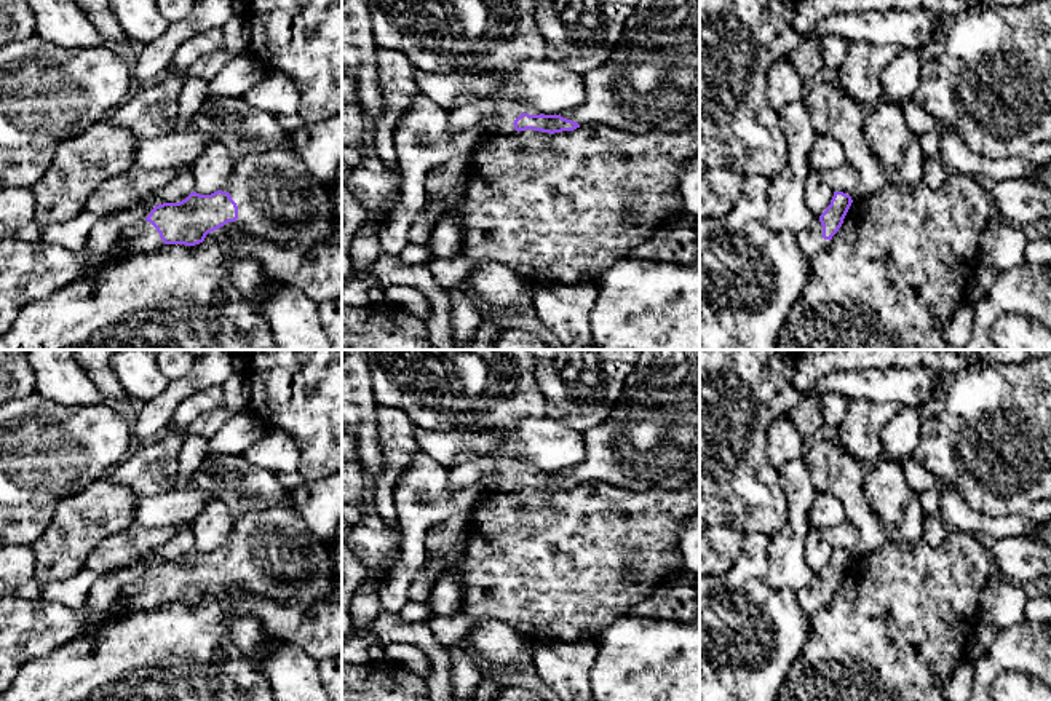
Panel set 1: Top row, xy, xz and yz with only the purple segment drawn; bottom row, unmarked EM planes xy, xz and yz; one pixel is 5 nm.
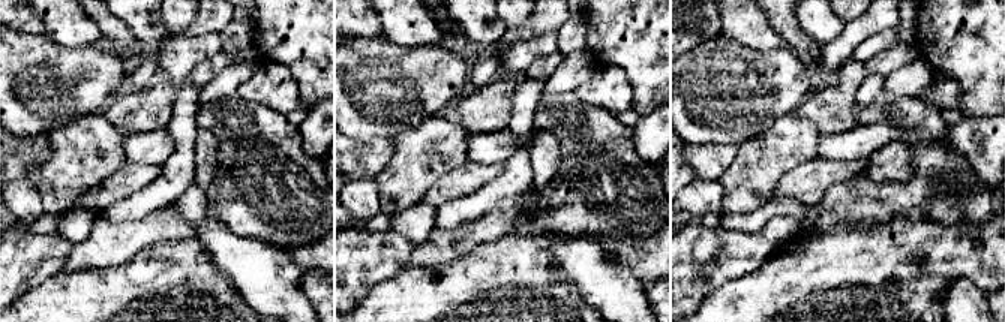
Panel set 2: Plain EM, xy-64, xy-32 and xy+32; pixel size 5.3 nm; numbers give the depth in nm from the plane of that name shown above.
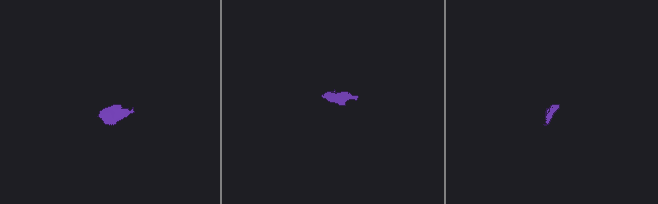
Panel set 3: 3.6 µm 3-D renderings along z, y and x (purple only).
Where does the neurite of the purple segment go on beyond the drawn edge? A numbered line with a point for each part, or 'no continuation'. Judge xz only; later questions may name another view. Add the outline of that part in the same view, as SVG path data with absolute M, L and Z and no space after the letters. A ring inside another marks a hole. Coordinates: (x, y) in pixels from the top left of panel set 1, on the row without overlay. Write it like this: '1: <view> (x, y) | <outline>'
1: xz (650, 439) | M639 350L639 361L610 415L583 431L586 458L562 476L634 492L679 490L700 476L700 350Z
2: xz (508, 467) | M462 450L457 455L455 461L449 466L449 469L452 469L455 465L462 465L478 457L494 457L497 460L497 469L492 485L498 487L503 492L518 490L513 481L521 471L540 473L540 469L529 461L506 452L476 453L471 450Z

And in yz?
1: yz (810, 598) | M816 575L810 586L795 592L795 597L797 597L802 610L805 612L805 615L810 618L816 612L827 607L831 604L831 600L834 599L835 592L831 597L824 597L823 583L819 580L819 575Z

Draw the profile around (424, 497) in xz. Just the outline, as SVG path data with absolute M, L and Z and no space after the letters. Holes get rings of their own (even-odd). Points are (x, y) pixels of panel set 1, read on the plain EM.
M418 450L395 487L398 525L403 532L399 556L388 576L377 583L382 610L399 613L407 604L407 591L426 562L426 532L458 513L471 513L490 487L450 487L450 469Z

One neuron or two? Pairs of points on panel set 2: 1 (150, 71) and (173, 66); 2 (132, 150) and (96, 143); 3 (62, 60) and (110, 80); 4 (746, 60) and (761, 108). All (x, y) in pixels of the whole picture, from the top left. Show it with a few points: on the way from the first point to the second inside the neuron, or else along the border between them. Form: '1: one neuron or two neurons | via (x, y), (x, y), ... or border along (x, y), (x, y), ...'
1: two neurons | border along (153, 56), (161, 75)
2: two neurons | border along (125, 135), (123, 155), (128, 160)
3: one neuron | via (74, 72), (98, 77)
4: one neuron | via (746, 72), (746, 93), (749, 96)

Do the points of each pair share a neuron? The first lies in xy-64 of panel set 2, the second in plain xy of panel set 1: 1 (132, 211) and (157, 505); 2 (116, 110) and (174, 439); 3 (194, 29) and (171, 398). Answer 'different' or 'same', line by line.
1: different
2: same
3: same

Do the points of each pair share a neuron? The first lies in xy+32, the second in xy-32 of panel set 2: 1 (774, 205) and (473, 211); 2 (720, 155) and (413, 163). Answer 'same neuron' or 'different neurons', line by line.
1: different neurons
2: different neurons

